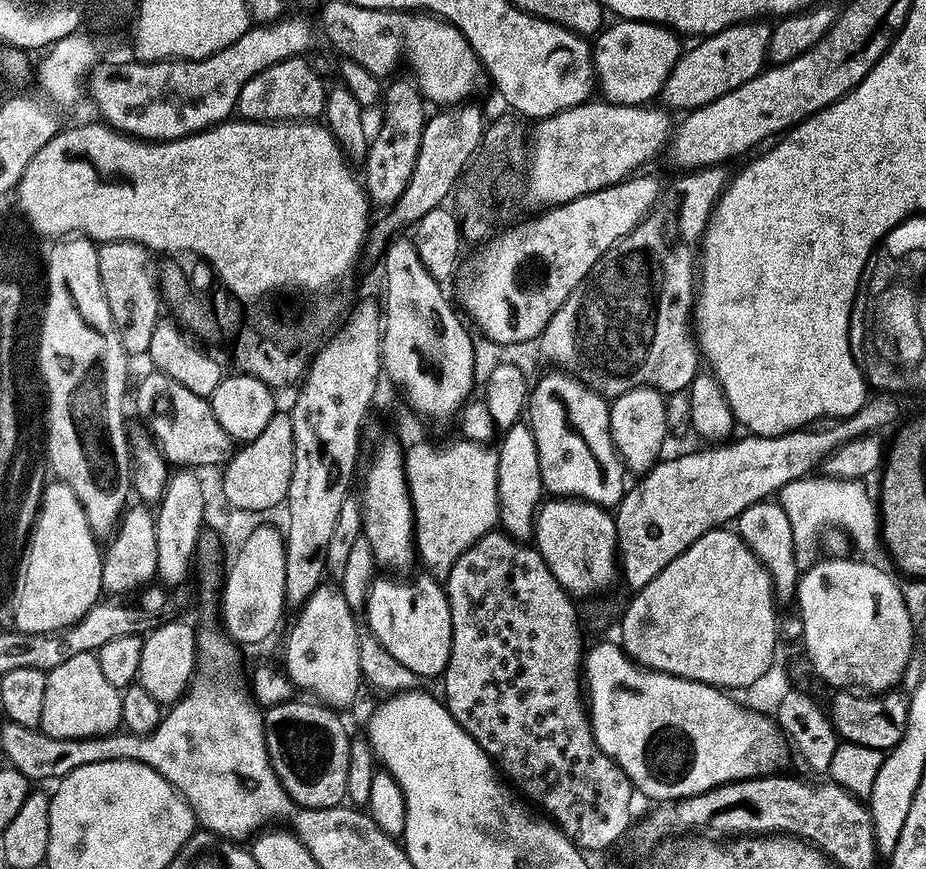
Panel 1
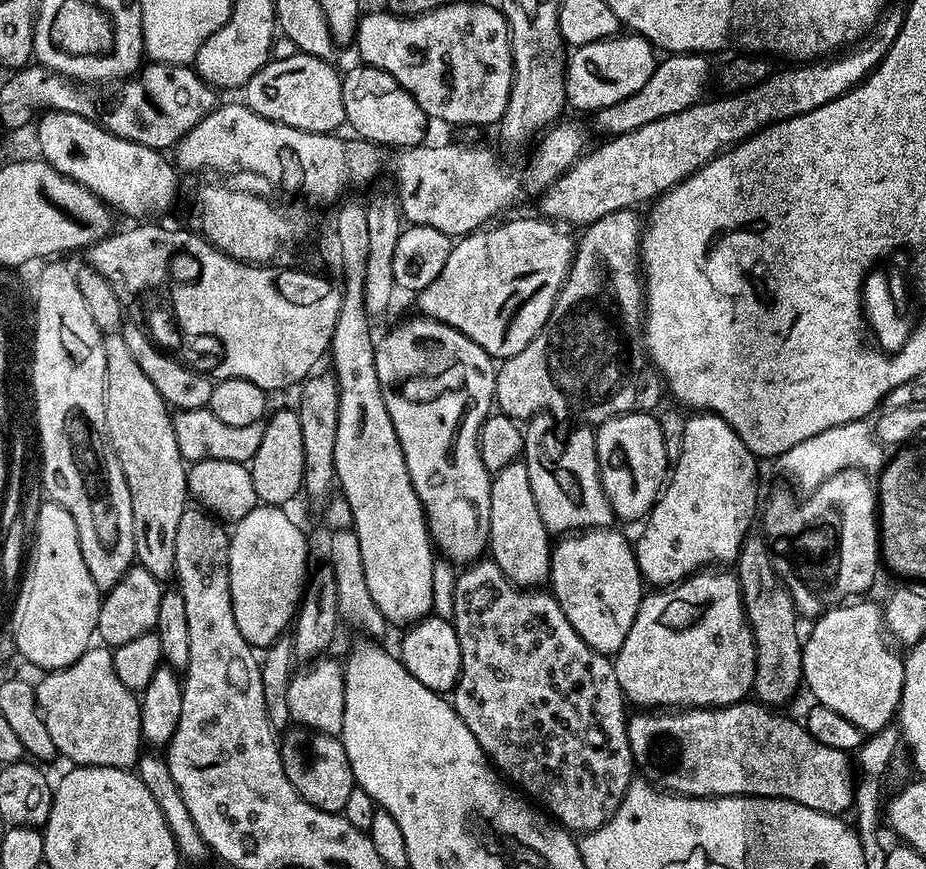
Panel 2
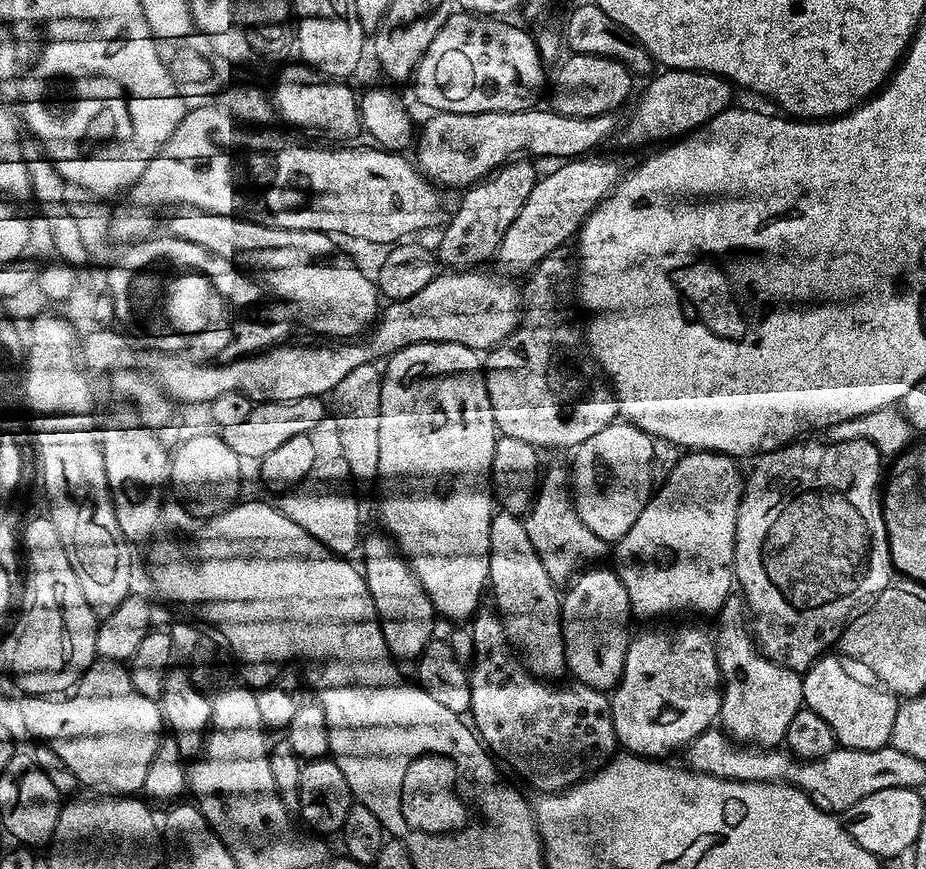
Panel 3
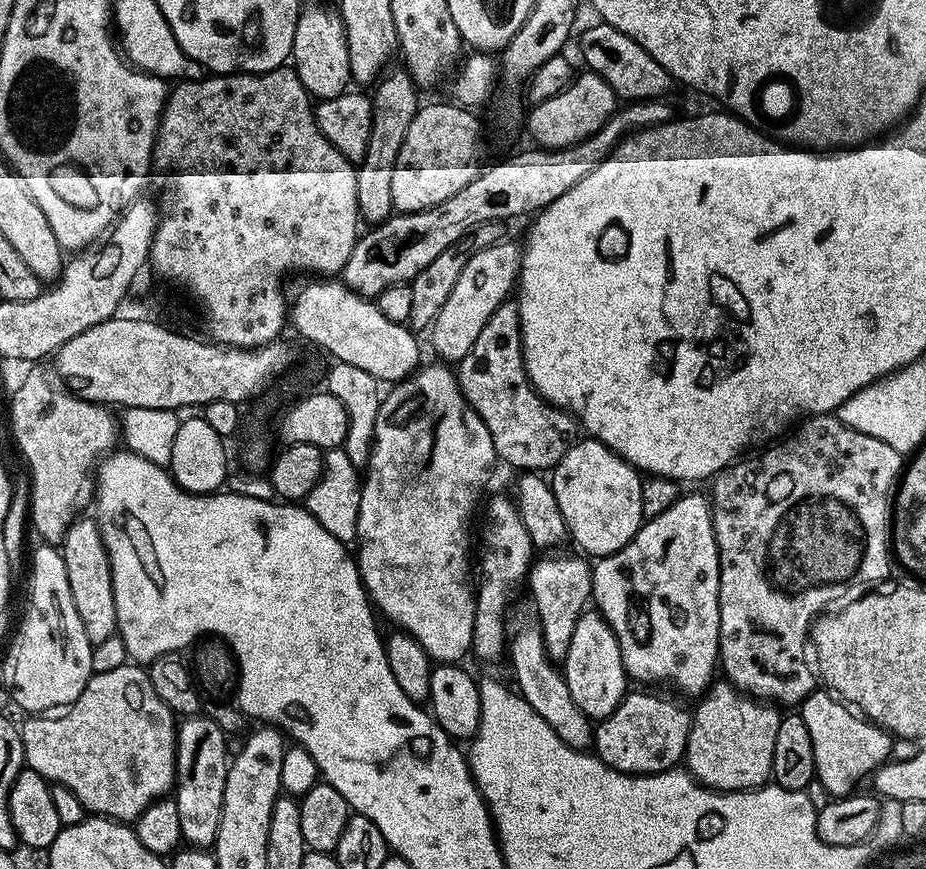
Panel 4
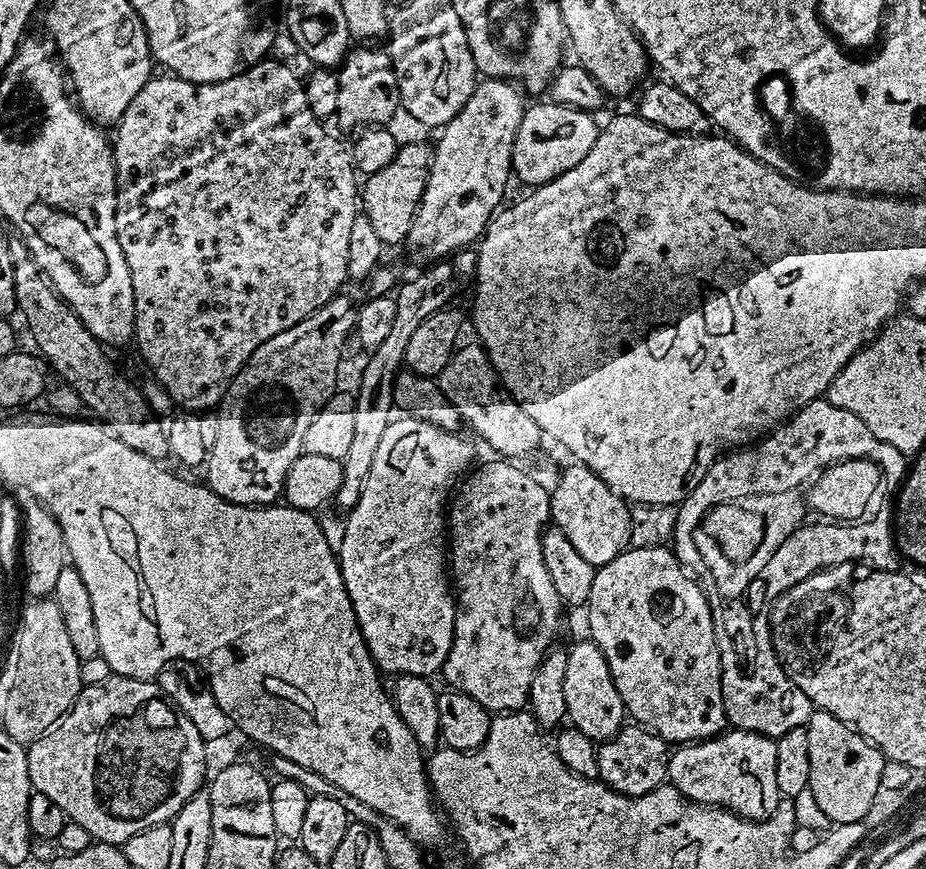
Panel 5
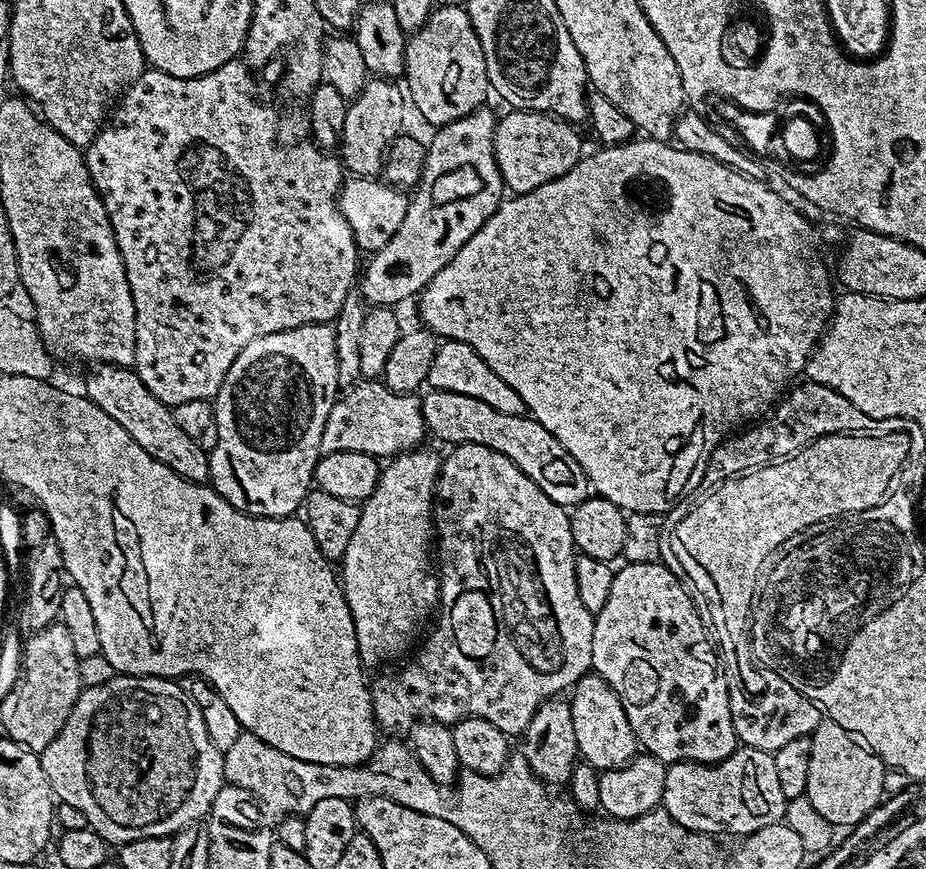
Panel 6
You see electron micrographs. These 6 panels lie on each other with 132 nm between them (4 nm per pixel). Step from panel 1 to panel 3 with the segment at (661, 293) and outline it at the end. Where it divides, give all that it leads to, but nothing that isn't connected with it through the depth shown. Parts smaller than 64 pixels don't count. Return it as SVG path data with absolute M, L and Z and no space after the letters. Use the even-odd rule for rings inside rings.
M553 254L542 258L535 268L527 273L528 285L525 283L522 288L520 323L497 348L487 353L488 360L486 356L484 381L490 406L494 410L497 433L528 442L538 450L544 448L574 450L582 442L586 442L586 438L606 430L606 426L613 424L618 416L616 397L611 387L598 375L586 351L581 331L579 334L572 328L568 308L560 297L564 292L564 283L568 280L568 264L562 257L563 255Z

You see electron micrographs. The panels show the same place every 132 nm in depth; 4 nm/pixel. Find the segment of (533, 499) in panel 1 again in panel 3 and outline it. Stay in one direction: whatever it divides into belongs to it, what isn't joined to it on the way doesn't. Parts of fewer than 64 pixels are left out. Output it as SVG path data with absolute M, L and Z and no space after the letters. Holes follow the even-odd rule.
M497 511L490 526L490 596L496 599L495 611L504 624L508 642L517 649L529 672L541 678L565 675L564 635L560 621L561 593L542 567L534 550L525 521L517 513Z

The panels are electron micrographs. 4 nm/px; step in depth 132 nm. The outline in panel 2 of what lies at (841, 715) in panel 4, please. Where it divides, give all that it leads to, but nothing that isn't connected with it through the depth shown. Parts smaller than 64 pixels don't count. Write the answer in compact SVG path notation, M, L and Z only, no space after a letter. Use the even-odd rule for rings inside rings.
M868 598L845 602L828 609L813 624L816 625L813 626L812 633L809 636L807 633L802 644L802 680L806 688L812 691L811 699L822 706L830 706L830 710L842 714L846 722L854 722L854 726L858 726L858 730L865 734L876 733L891 725L902 698L904 661L901 653L898 654L891 648L893 645L886 635L881 605L871 604Z

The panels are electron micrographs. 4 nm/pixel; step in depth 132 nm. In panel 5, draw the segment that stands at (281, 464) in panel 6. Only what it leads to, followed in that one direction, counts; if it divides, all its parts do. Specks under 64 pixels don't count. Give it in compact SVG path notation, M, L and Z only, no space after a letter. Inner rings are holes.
M338 294L329 304L323 304L315 312L313 316L308 316L302 322L298 322L294 326L290 326L290 330L282 330L282 334L274 334L274 338L270 338L266 342L262 342L262 346L258 346L258 350L254 350L252 357L244 364L244 369L232 379L232 384L228 387L228 393L224 395L224 399L218 405L218 413L215 417L216 421L216 441L214 446L208 453L206 461L206 469L208 468L207 487L211 488L216 495L221 496L223 500L230 501L231 504L247 504L249 506L272 506L279 501L284 494L284 483L290 474L290 468L294 466L294 462L298 457L304 455L304 443L306 442L306 430L310 430L310 422L314 422L316 415L326 406L326 402L337 391L336 371L340 368L340 355L344 352L344 343L347 342L348 336L353 335L356 327L356 309L357 305L352 304L352 300L345 294Z

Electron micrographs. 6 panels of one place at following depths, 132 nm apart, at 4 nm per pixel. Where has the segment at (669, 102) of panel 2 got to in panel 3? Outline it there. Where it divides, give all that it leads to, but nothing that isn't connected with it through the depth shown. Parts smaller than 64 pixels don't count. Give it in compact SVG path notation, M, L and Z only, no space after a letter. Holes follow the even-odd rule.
M533 106L521 112L432 112L424 129L421 132L419 129L414 144L414 163L427 180L441 189L464 190L492 175L513 158L553 156L556 162L567 162L587 157L618 128L617 117L610 112L597 116L567 116L555 110L547 111Z

